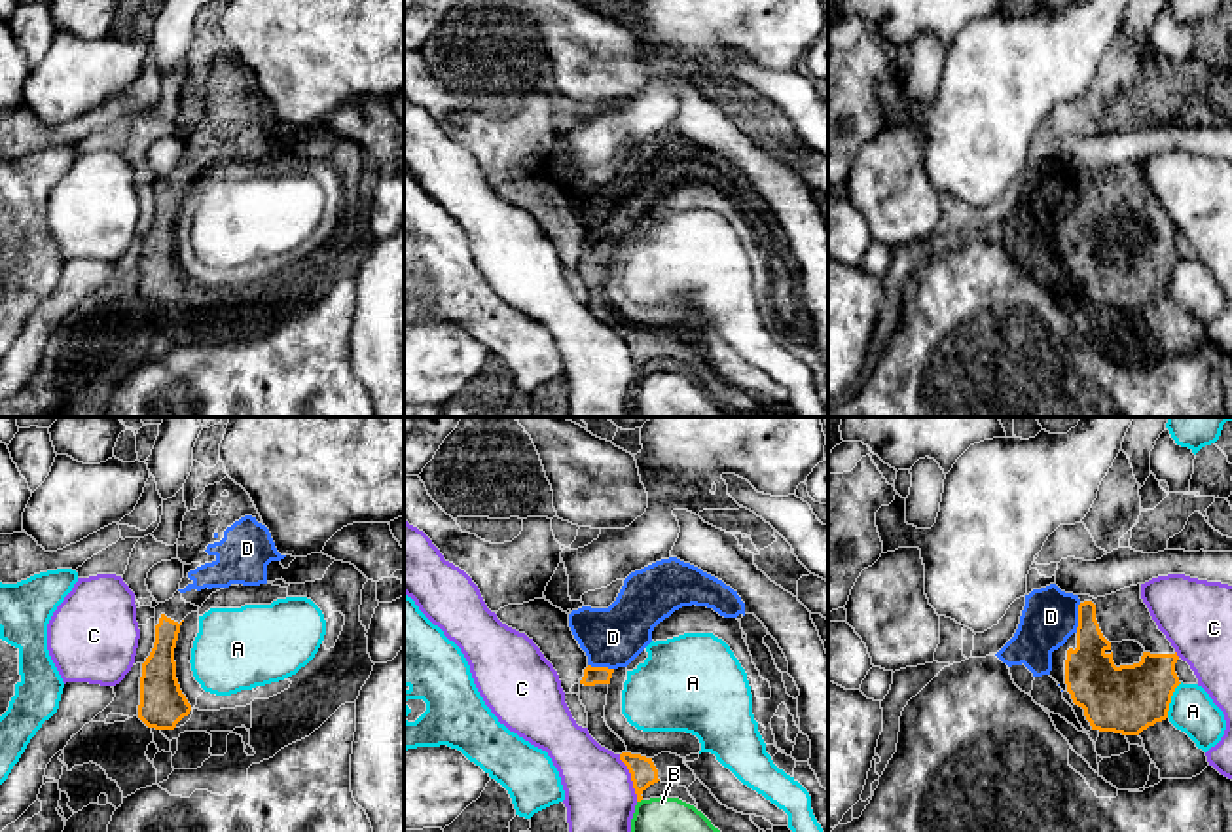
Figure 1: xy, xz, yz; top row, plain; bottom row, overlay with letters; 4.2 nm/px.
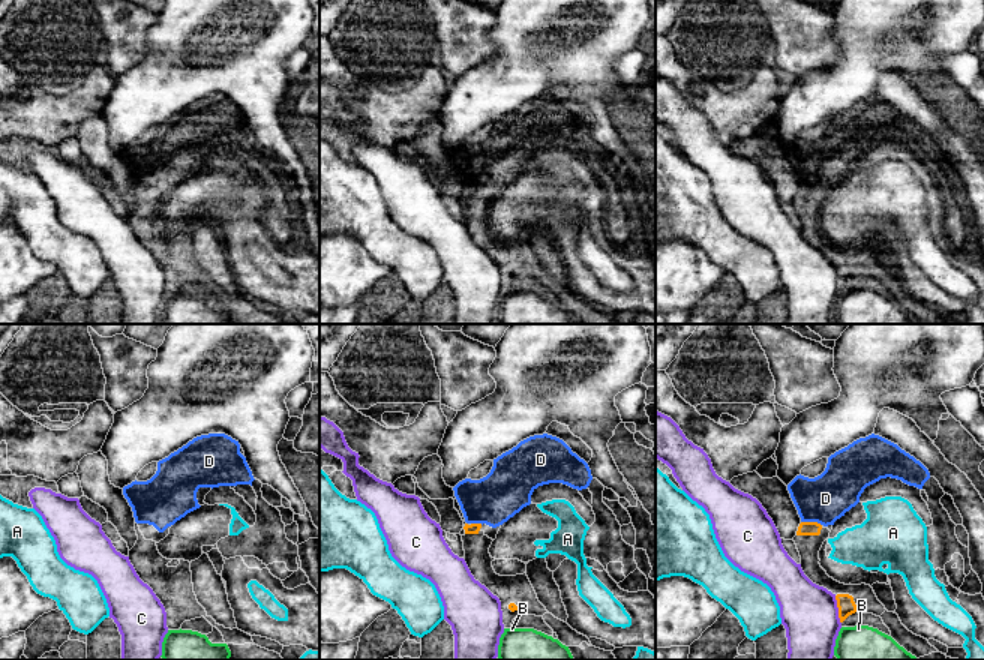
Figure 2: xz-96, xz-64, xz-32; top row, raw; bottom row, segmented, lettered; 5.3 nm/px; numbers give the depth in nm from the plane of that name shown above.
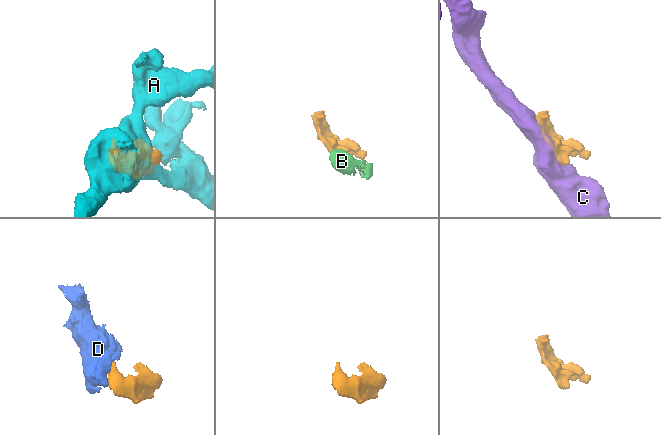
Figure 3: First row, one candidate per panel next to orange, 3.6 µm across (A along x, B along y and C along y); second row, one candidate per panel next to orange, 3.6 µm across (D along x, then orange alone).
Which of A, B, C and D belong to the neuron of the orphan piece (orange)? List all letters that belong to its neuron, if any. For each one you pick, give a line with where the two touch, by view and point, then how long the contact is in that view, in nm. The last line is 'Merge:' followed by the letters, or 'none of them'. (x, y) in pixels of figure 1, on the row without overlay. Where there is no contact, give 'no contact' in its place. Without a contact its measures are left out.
D: contact yz (1079, 194); length 130 nm
Merge: D

